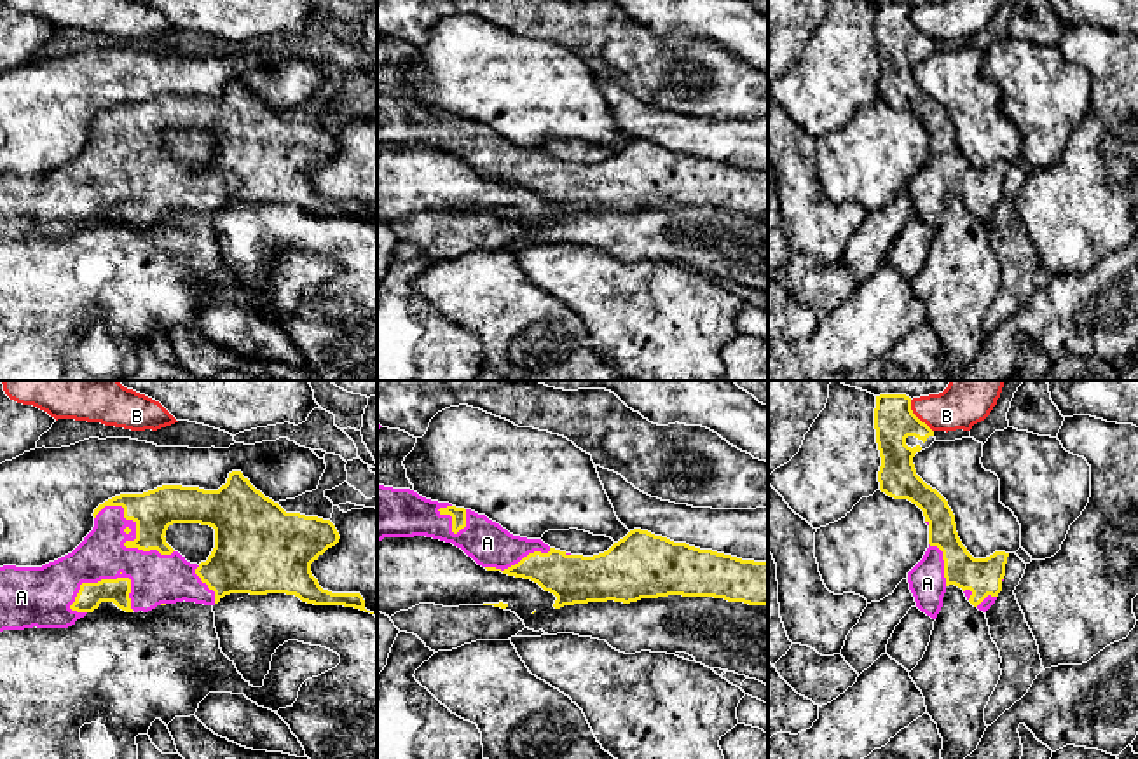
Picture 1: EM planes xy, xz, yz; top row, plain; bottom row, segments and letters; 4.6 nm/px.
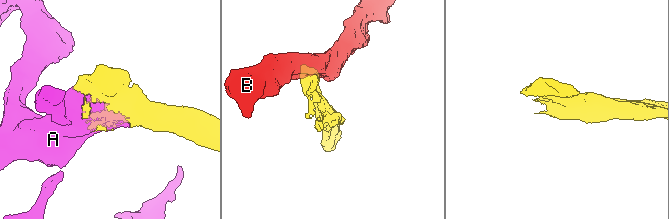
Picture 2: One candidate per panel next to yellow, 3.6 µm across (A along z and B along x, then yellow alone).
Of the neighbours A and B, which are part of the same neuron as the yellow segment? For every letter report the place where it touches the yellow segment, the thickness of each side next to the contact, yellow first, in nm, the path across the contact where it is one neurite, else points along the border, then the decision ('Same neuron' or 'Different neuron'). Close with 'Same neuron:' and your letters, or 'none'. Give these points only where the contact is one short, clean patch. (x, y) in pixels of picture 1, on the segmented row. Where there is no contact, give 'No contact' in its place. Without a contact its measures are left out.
A: Touches yellow at xy (137, 538). Thickness 190 nm (yellow) against 220 nm. Same neuron
B: Touches yellow at yz (915, 416). Thickness 190 nm (yellow) against 220 nm. Different neuron
Same neuron: A

